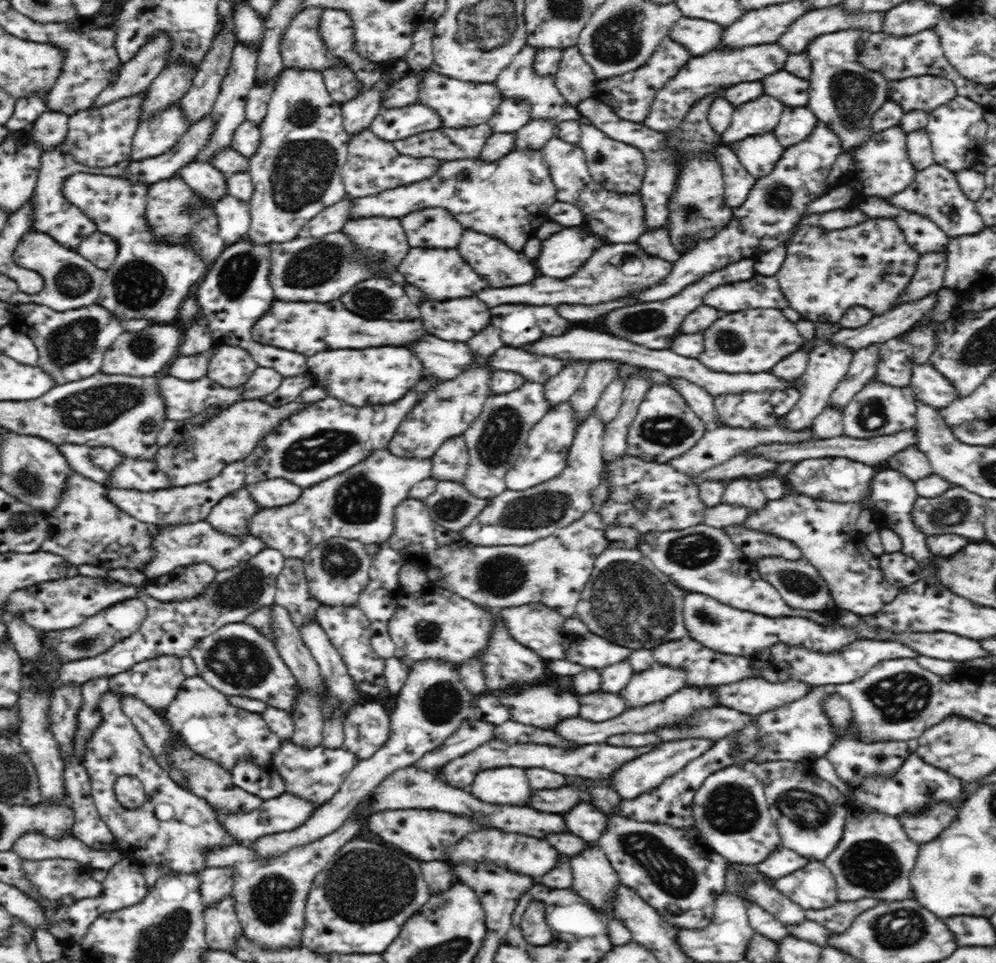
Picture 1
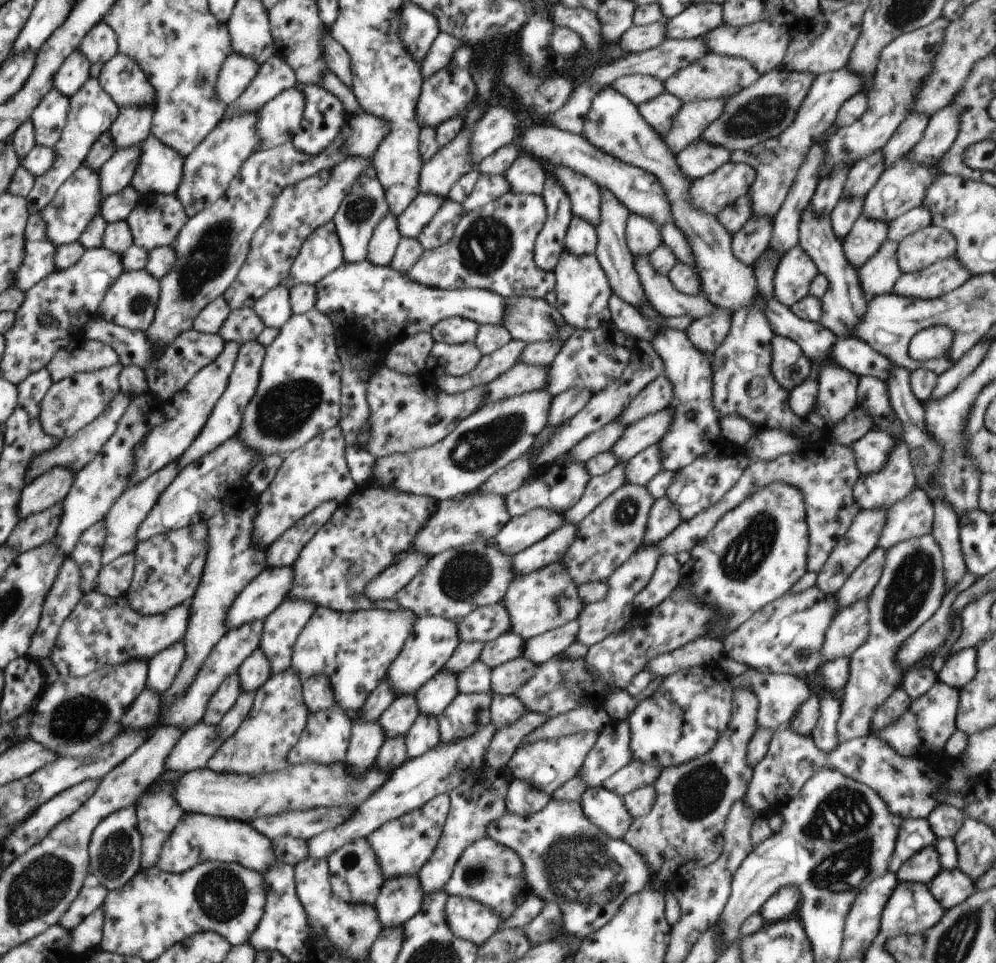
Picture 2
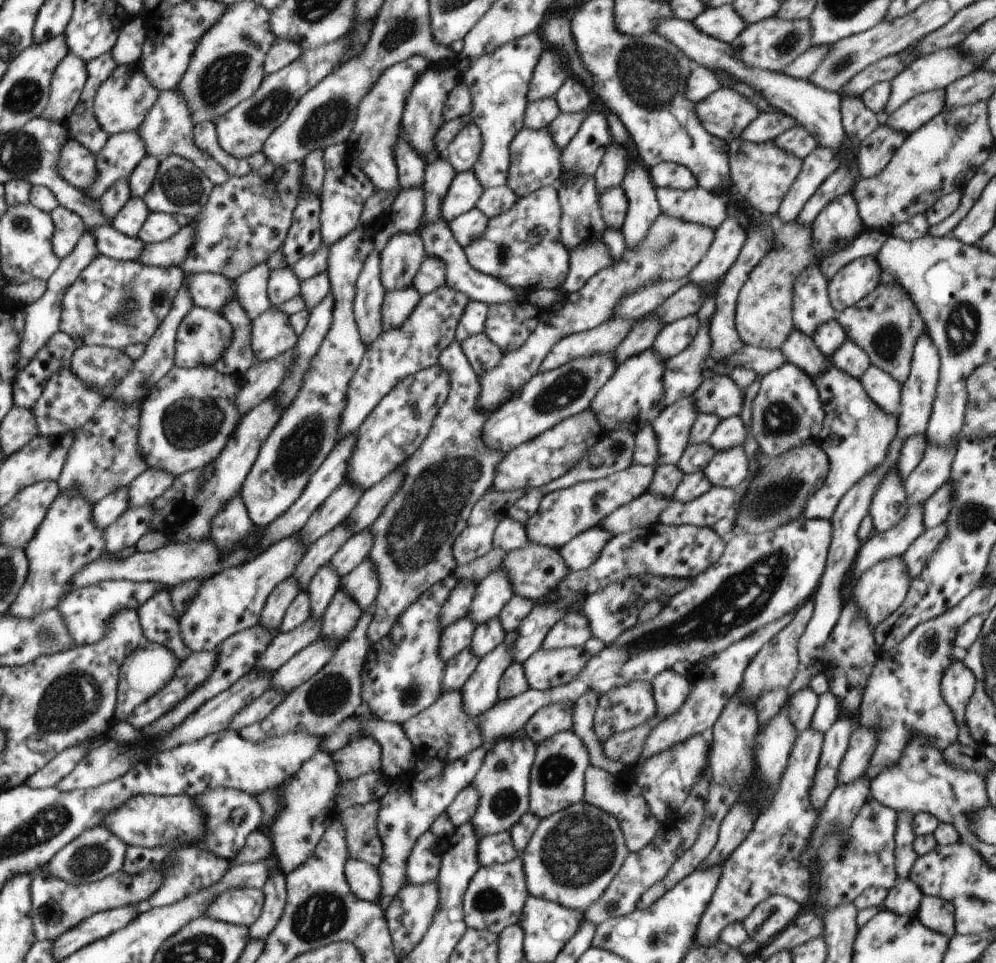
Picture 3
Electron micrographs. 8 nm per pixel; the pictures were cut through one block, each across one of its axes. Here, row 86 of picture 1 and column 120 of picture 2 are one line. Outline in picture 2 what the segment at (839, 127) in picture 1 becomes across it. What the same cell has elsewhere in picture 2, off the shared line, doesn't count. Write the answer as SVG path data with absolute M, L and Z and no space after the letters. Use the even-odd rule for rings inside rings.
M129 806L112 813L100 821L91 837L90 872L109 891L122 889L136 873L140 872L143 856L142 832L138 827L138 811Z

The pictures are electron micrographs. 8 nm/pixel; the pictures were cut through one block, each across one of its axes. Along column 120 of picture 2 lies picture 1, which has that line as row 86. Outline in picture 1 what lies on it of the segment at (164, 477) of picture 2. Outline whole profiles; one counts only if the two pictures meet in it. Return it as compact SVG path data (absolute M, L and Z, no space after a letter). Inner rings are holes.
M526 44L518 51L512 62L500 75L497 76L495 84L501 91L501 98L512 98L513 100L525 100L530 105L532 121L548 121L550 123L560 123L565 121L579 121L581 114L578 108L572 107L566 102L564 96L559 93L555 83L554 75L538 76L534 72L533 62L538 48Z

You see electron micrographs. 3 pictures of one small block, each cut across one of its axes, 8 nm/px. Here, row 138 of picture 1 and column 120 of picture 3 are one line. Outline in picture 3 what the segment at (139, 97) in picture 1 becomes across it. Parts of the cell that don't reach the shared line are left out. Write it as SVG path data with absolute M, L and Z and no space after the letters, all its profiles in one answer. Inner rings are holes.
M138 62L128 66L118 64L96 92L93 103L96 122L109 136L137 130L158 96L158 90L148 82L148 78L145 78Z

